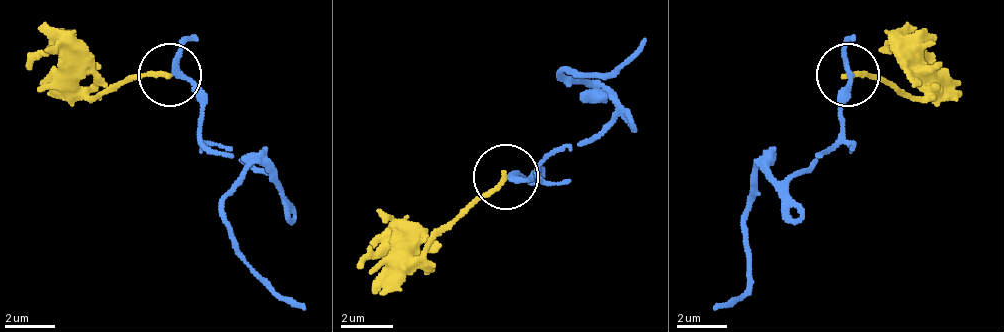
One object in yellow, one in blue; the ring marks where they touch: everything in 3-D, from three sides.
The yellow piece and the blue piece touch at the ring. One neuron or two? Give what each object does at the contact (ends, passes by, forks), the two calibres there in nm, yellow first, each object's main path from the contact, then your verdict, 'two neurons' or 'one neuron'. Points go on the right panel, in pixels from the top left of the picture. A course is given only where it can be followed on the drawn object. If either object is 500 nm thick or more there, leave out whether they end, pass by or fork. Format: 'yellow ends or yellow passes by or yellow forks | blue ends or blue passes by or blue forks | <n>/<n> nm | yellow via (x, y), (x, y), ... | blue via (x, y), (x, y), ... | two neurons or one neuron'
yellow ends | blue passes by | 200/180 nm | yellow via (849, 73), (899, 86), (905, 73), (924, 54), (937, 67) | blue via (849, 73), (837, 142), (818, 161), (774, 173), (768, 161), (749, 217), (743, 248), (749, 286), (711, 311) | two neurons

